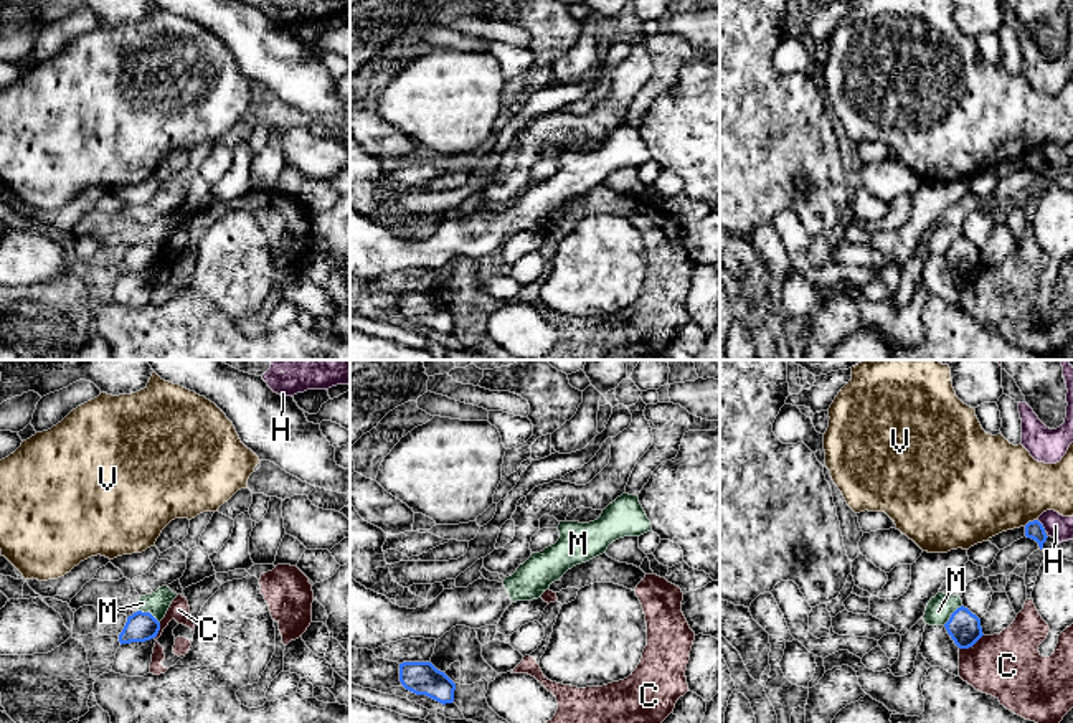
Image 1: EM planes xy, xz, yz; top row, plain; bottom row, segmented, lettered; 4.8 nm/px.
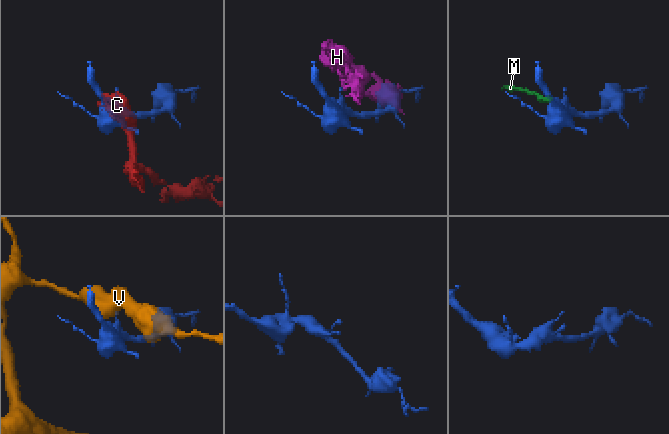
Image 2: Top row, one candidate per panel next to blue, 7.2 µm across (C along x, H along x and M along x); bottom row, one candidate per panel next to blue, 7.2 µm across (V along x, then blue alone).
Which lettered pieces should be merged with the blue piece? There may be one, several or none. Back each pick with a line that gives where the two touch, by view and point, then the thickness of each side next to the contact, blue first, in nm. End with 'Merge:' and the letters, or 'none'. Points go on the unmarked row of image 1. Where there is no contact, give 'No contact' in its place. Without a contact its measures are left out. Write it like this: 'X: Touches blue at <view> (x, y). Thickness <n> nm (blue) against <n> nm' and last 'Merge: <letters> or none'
Merge: none

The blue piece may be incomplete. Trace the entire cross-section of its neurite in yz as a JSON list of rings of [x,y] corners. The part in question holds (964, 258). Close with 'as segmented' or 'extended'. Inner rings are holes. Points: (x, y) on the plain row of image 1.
[[[964,236],[951,244],[944,258],[959,279],[972,277],[984,266],[981,249]]]; as segmented

